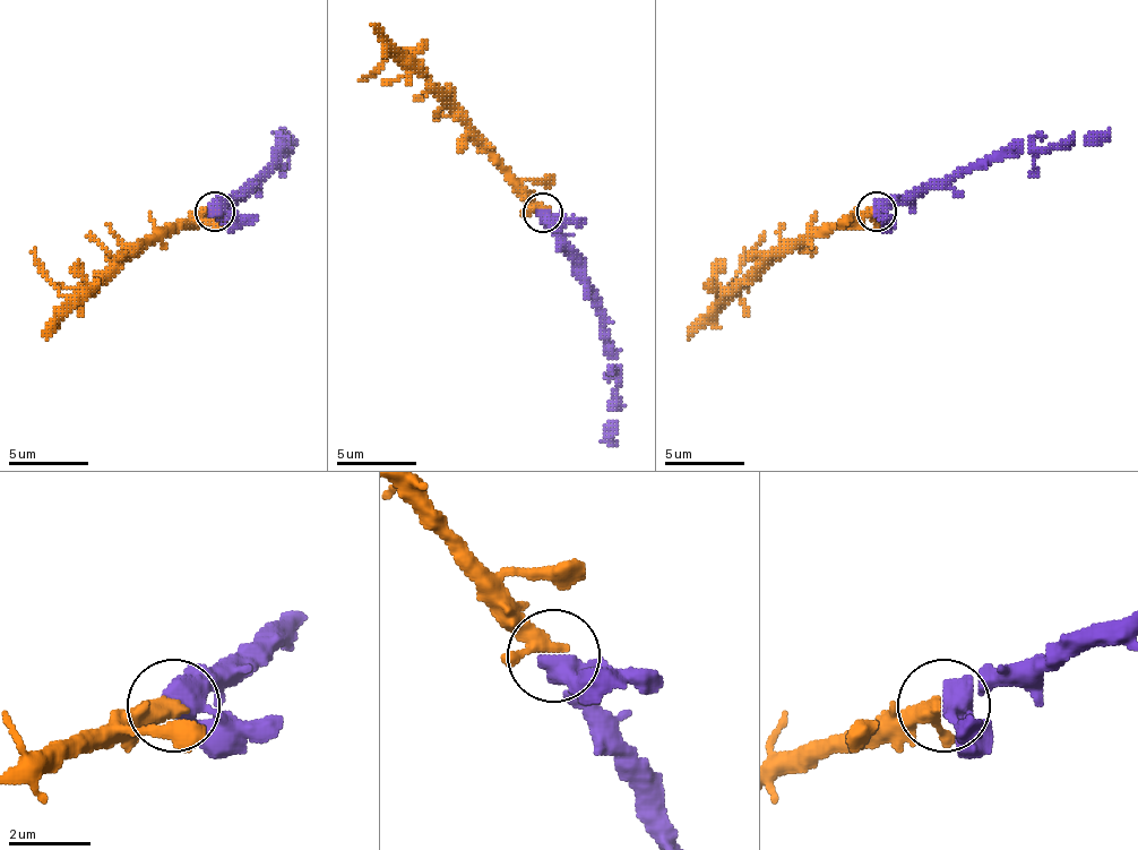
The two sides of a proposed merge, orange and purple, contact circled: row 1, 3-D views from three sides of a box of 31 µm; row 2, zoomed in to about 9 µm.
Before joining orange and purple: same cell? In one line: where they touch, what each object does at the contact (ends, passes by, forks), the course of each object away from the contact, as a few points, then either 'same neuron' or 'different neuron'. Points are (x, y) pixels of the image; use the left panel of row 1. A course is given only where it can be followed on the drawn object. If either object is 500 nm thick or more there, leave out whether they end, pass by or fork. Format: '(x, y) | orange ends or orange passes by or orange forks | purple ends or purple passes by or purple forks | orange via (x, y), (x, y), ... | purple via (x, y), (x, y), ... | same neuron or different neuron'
(214, 211) | orange via (213, 212), (201, 212), (146, 240), (78, 295), (62, 295), (42, 272), (34, 248) | purple via (213, 212), (273, 161), (285, 145), (289, 148), (281, 137), (285, 129) | same neuron

